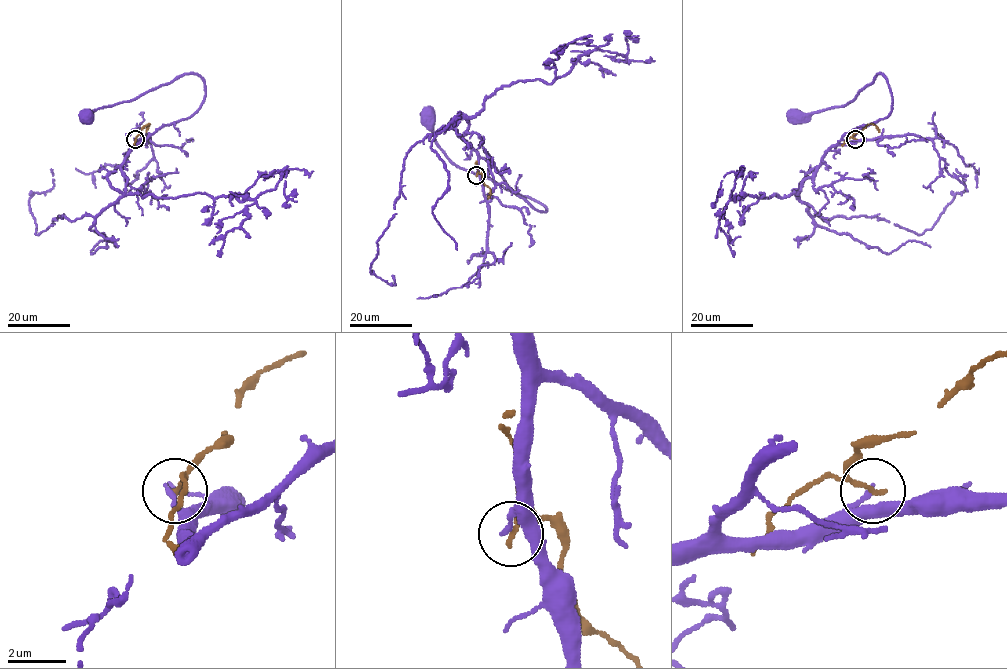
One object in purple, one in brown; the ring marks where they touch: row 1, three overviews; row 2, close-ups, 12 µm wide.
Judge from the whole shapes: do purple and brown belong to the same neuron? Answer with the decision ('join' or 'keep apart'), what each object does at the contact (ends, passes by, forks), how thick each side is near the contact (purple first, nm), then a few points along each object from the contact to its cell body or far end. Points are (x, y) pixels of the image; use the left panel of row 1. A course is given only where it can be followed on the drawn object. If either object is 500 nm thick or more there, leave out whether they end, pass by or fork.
keep apart; purple ends; brown ends; calibres 180 and 170 nm; course purple (135, 139), (188, 118), (204, 97), (204, 81), (183, 74), (88, 118); course brown (135, 139), (148, 124), (146, 132)

